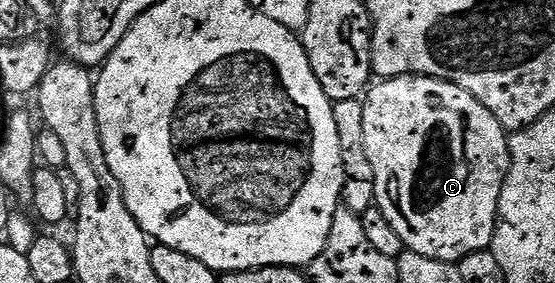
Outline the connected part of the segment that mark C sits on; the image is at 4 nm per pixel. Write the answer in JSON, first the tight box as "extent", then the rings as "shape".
{"extent":[364,75,510,264],"shape":[[[398,75],[395,79],[384,79],[375,82],[365,92],[364,102],[364,149],[368,149],[368,161],[372,161],[372,173],[376,181],[376,197],[374,202],[377,207],[388,217],[392,229],[400,233],[400,241],[404,241],[406,250],[415,251],[424,257],[432,257],[436,261],[457,264],[459,260],[474,254],[477,251],[485,251],[494,239],[494,230],[498,224],[498,206],[500,205],[500,193],[506,180],[506,174],[510,168],[510,141],[507,131],[464,89],[457,87],[455,83],[448,83],[444,79],[434,79],[430,75]]]}

